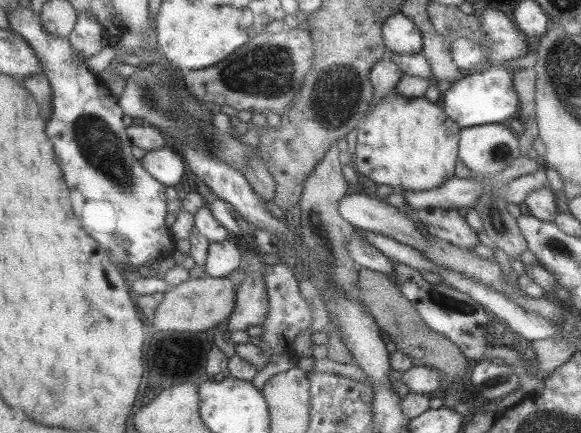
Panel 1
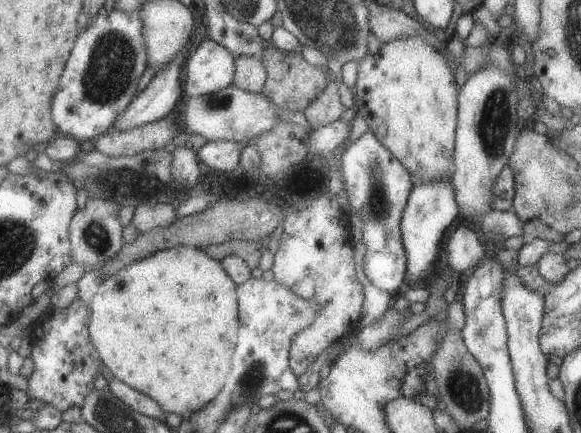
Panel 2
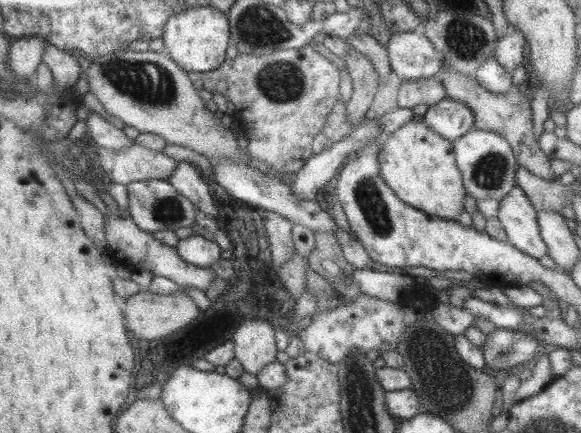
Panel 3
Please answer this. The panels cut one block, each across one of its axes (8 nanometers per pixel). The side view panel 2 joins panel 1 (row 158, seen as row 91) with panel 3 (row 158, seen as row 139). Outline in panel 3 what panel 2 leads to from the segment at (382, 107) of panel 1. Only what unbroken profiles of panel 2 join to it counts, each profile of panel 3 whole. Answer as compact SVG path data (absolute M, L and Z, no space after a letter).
M415 117L404 126L400 126L389 137L385 137L382 142L381 150L378 154L381 178L392 188L396 196L418 210L425 213L439 216L440 218L450 219L458 222L457 216L464 211L464 197L466 197L463 177L457 168L453 144L450 140L443 138L434 130L431 130L424 122Z

